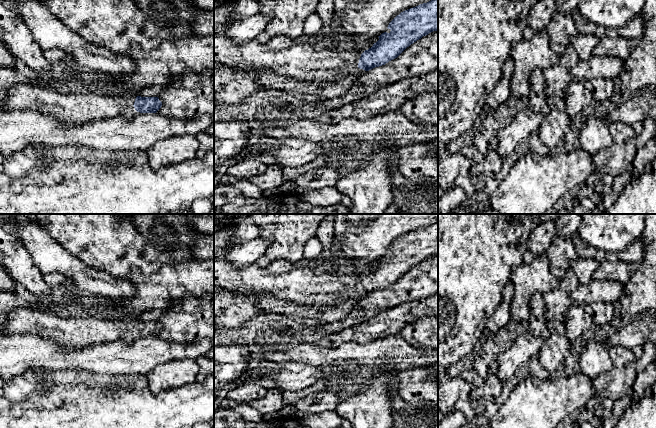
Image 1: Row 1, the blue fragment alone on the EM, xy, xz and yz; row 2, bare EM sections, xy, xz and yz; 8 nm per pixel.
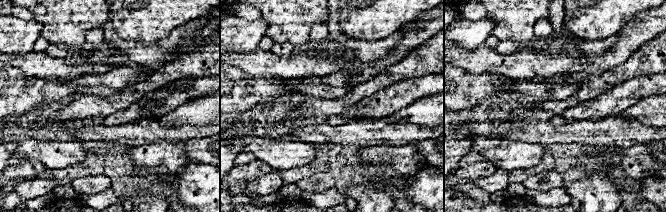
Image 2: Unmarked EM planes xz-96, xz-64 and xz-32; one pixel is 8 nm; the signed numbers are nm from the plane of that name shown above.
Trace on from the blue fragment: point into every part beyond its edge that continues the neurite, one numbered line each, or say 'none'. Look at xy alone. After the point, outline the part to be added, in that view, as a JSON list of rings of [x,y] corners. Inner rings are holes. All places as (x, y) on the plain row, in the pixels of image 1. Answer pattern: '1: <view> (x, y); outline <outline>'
1: xy (70, 332); outline [[[22,307],[8,316],[1,334],[37,334],[67,348],[84,348],[103,342],[131,344],[140,338],[134,332],[137,319],[111,320],[95,317],[62,317],[52,308],[36,310]]]

